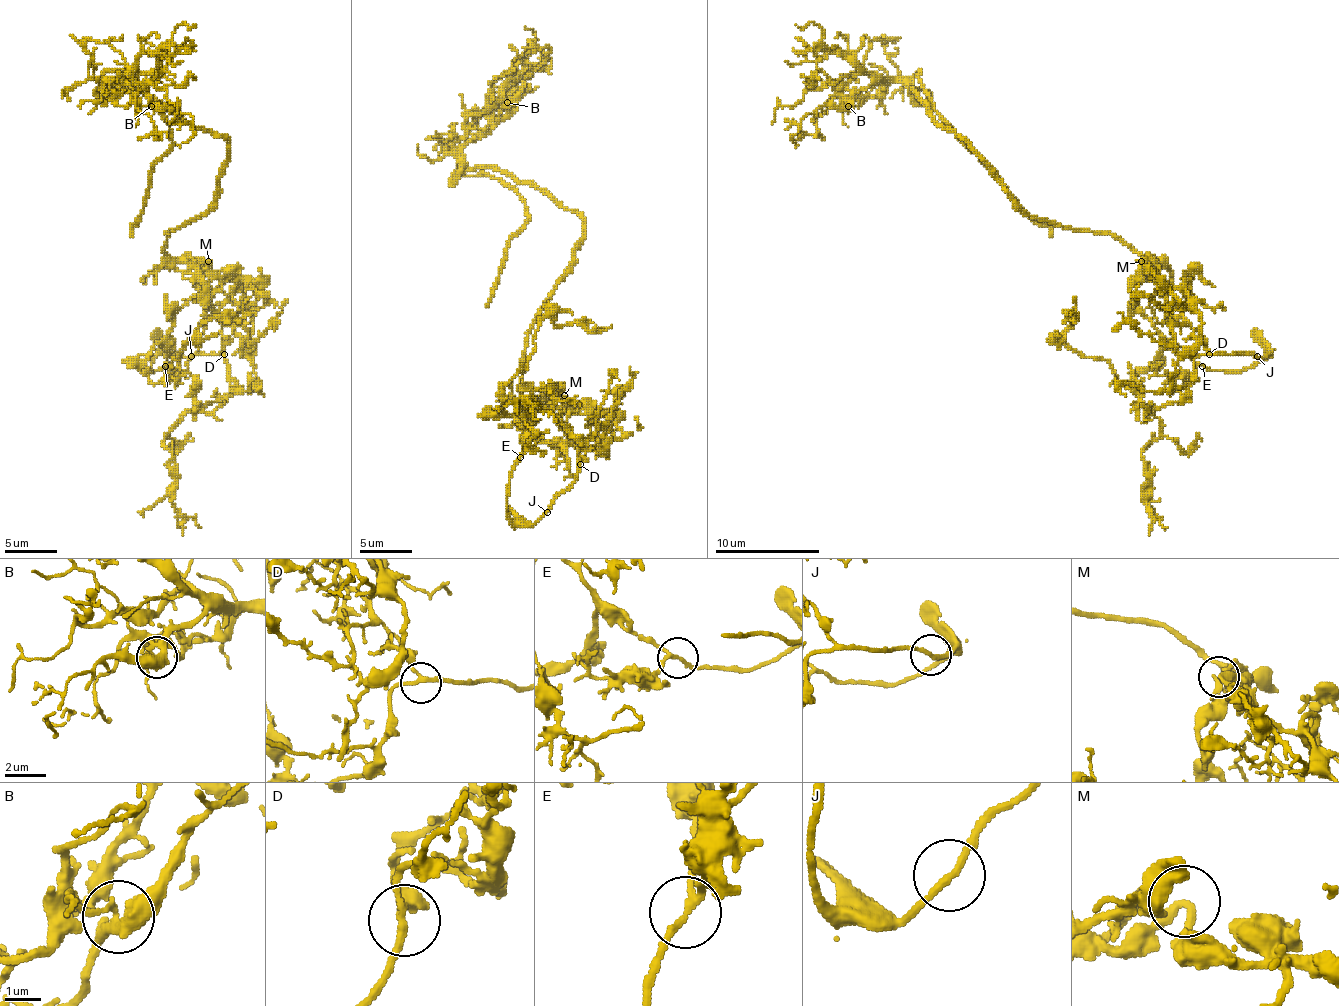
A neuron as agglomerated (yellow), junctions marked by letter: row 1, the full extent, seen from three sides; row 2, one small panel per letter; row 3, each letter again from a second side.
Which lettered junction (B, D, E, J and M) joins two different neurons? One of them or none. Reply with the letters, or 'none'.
M

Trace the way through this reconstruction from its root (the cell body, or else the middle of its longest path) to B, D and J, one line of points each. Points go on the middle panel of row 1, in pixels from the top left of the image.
B: (543, 404), (520, 390), (525, 338), (572, 267), (583, 220), (530, 184), (467, 165), (462, 150), (507, 102)
D: (543, 404), (554, 404), (562, 398), (577, 411), (569, 414), (567, 432), (577, 443), (580, 464)
J: (543, 404), (562, 398), (577, 411), (567, 419), (567, 432), (577, 443), (577, 477), (546, 511)

